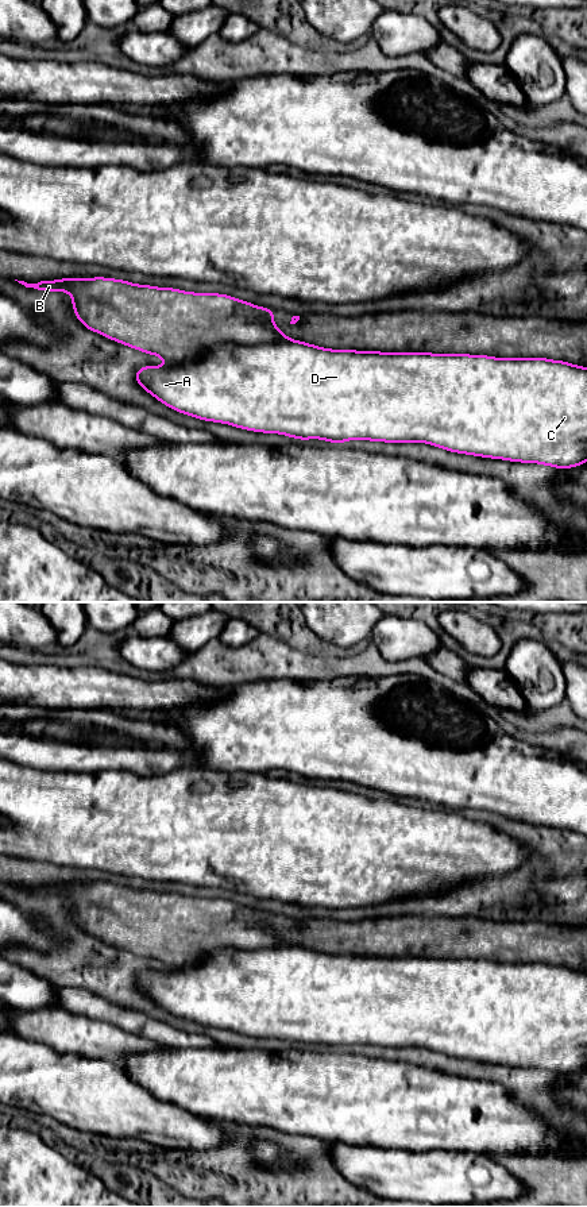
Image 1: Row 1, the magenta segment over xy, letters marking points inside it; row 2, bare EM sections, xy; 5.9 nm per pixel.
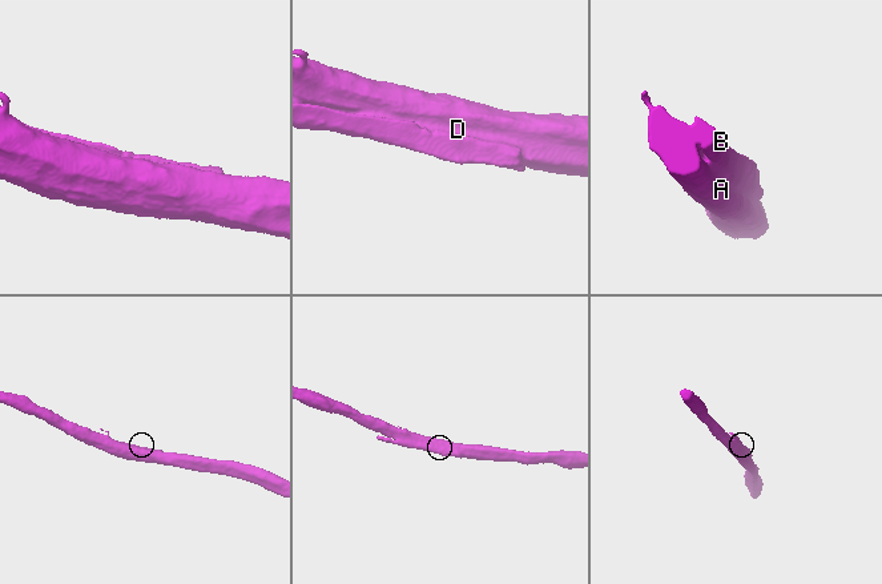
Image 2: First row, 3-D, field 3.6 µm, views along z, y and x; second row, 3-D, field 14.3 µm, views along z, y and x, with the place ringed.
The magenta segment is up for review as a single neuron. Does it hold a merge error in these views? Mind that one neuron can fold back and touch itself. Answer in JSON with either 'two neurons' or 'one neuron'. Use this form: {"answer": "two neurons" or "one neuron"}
{"answer": "two neurons"}

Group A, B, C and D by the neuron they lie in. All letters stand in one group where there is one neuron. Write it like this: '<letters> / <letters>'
A C D / B

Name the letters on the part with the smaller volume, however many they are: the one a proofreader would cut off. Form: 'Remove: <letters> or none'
Remove: B

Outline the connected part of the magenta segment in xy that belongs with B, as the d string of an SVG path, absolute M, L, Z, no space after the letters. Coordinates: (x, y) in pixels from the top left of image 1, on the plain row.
M107 882L18 887L42 896L69 898L74 914L72 921L76 921L88 936L167 967L197 967L211 953L223 949L258 950L289 944L273 928L274 914L228 899L185 896Z

